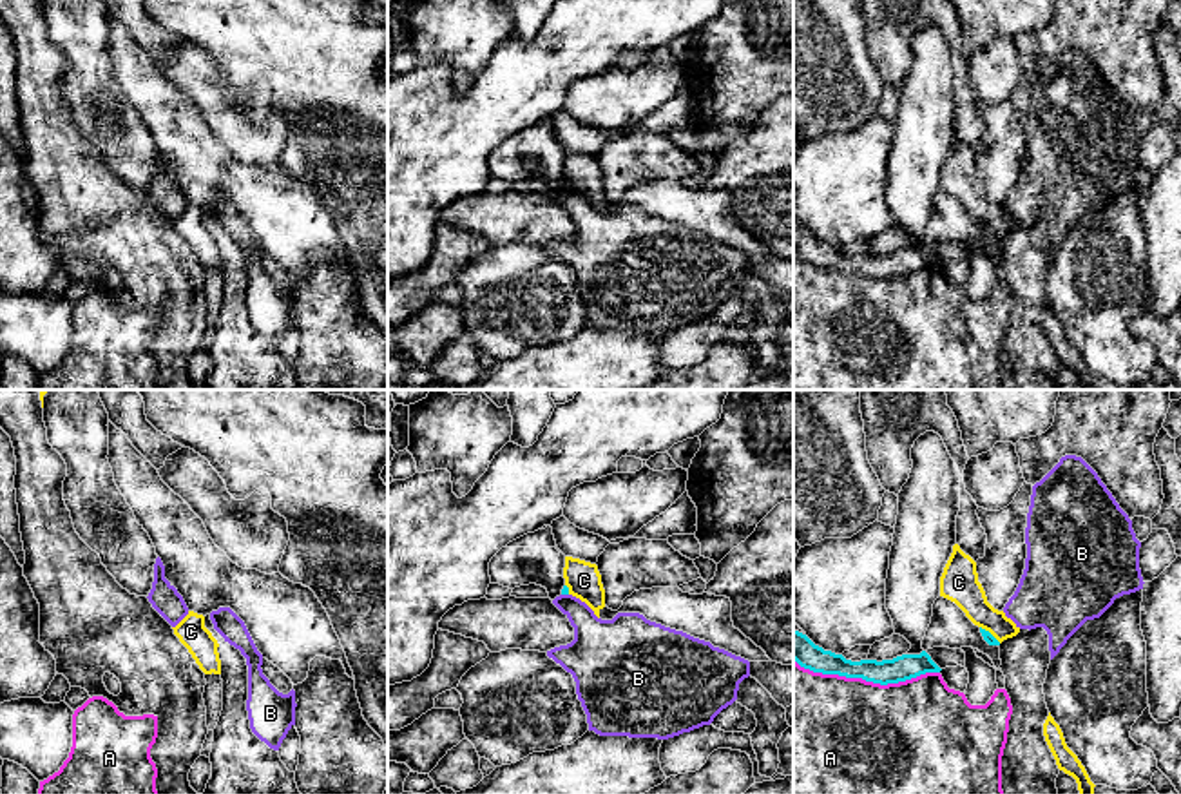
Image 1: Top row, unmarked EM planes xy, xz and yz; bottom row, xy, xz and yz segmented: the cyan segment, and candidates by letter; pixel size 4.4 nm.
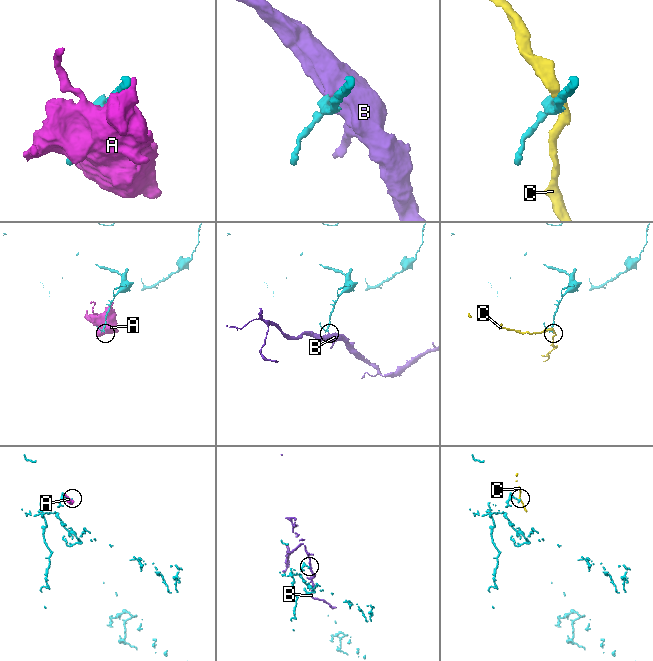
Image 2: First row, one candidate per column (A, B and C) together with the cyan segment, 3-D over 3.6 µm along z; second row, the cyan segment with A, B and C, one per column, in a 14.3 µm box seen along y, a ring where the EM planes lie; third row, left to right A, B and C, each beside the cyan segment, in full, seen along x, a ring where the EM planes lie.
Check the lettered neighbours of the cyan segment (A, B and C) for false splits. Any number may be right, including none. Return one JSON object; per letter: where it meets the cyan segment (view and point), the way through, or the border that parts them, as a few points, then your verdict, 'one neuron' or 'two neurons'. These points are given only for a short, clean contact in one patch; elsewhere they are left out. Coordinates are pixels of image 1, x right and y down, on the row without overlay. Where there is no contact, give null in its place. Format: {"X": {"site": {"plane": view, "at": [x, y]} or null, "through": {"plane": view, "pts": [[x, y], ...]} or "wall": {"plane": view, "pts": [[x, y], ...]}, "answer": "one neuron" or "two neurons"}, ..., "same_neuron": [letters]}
{"A": {"site": {"plane": "yz", "at": [866, 274]}, "answer": "two neurons"}, "B": {"site": {"plane": "xz", "at": [566, 187]}, "wall": {"plane": "xz", "pts": [[562, 187], [567, 189]]}, "answer": "two neurons"}, "C": {"site": {"plane": "yz", "at": [989, 227]}, "wall": {"plane": "yz", "pts": [[980, 220], [1000, 236]]}, "answer": "two neurons"}, "same_neuron": []}

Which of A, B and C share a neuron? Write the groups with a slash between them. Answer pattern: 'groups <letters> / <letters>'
groups A / B / C

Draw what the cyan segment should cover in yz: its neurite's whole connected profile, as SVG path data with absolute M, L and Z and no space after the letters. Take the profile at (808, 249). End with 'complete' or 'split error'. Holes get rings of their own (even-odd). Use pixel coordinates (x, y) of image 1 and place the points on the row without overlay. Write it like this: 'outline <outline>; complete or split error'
outline M793 221L793 254L813 266L839 268L846 272L862 272L866 276L888 279L917 272L926 266L940 266L942 263L922 245L920 248L902 248L893 254L860 254L851 256L842 248L824 245L806 228Z; complete

